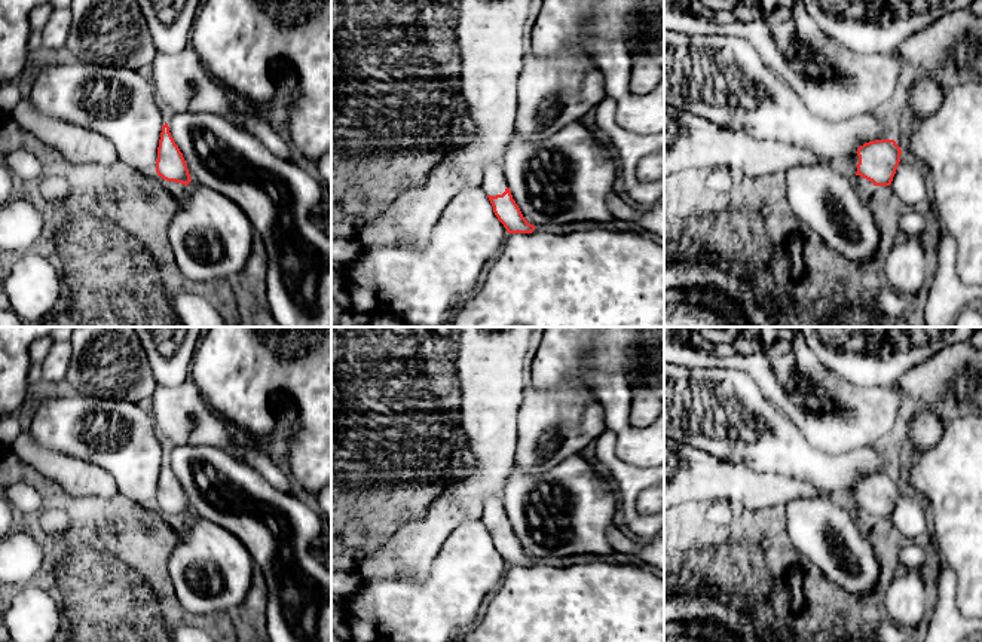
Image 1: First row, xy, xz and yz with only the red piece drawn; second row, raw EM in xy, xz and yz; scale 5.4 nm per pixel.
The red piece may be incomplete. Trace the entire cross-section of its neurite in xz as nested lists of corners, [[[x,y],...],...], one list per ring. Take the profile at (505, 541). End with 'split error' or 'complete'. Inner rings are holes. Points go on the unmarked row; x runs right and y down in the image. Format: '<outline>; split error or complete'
[[[489,498],[483,504],[480,520],[487,528],[493,545],[508,566],[532,566],[535,559],[521,547],[508,522],[502,498]]]; split error

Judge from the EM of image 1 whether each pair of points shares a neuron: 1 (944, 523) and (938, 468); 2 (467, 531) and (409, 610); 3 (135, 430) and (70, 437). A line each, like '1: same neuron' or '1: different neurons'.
1: same neuron
2: same neuron
3: same neuron

